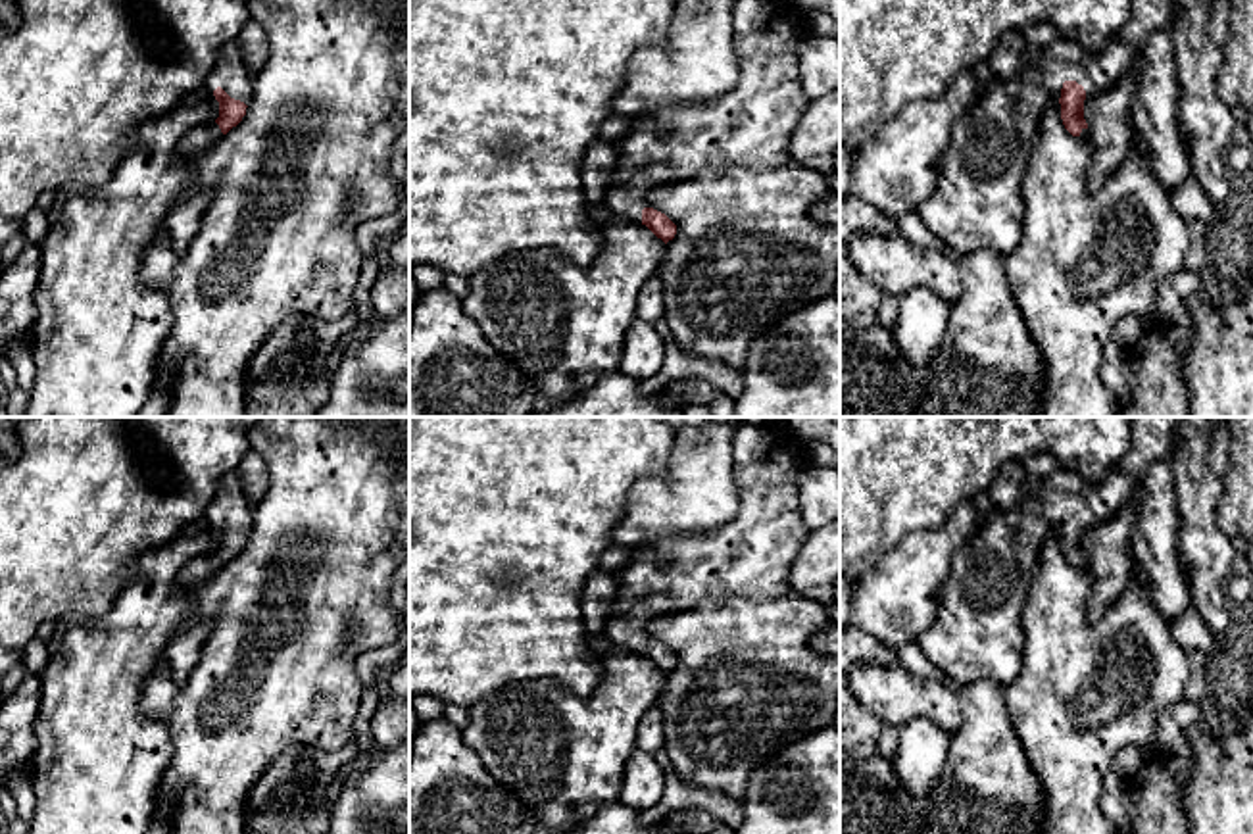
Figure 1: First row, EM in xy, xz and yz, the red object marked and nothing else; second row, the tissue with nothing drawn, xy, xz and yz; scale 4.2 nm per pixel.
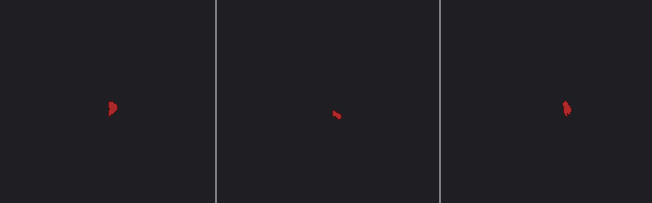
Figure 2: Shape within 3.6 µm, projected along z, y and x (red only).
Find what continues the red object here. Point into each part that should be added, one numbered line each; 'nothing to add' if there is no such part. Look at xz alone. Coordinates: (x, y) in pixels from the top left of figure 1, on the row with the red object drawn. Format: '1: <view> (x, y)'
1: xz (752, 125)

